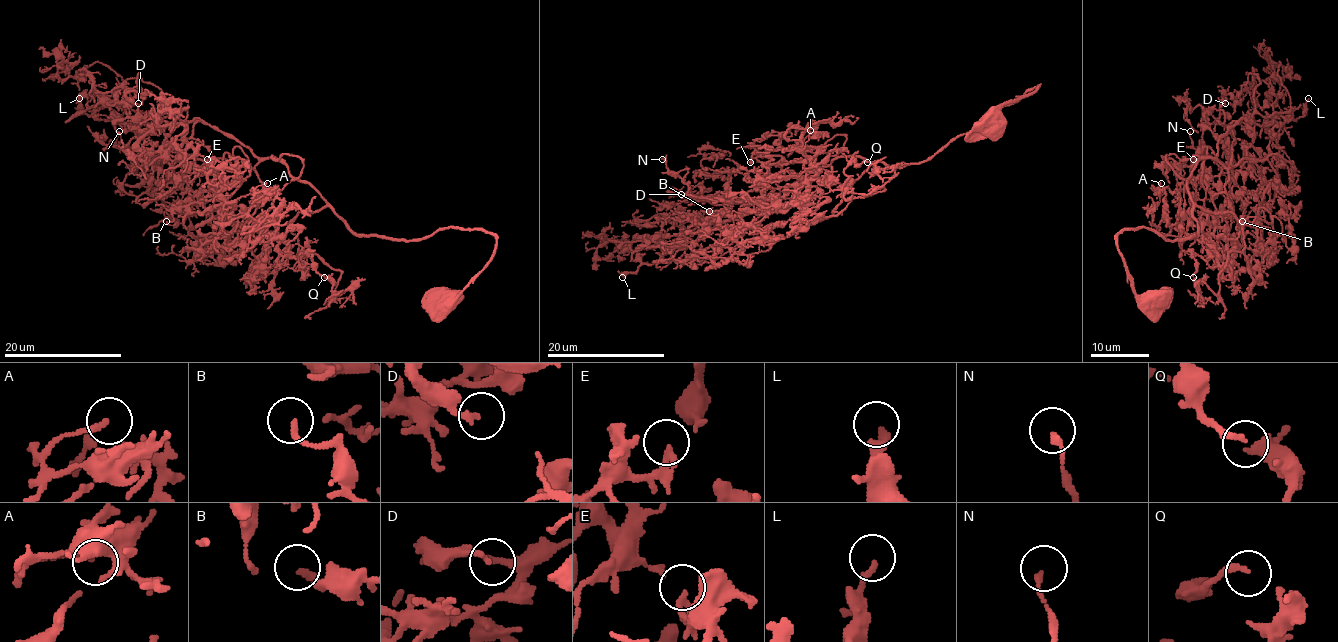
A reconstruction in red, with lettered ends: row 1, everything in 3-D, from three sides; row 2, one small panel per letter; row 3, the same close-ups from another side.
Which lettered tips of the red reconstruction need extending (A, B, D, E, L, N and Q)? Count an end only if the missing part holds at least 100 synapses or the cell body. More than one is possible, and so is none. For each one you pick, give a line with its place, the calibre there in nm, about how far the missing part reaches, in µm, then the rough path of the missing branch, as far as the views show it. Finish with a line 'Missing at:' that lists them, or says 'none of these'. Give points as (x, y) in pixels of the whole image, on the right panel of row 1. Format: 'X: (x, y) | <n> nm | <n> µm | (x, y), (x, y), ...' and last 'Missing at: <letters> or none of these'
L: (1308, 98) | 220 nm | 35 µm
Missing at: L

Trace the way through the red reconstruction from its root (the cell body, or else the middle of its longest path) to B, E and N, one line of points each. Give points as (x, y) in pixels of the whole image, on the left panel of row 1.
B: (449, 300), (490, 259), (491, 234), (361, 236), (329, 206), (287, 224), (235, 222), (229, 208), (166, 221)
E: (449, 300), (491, 234), (361, 236), (273, 158), (239, 167), (236, 146), (249, 174), (230, 187), (207, 159)
N: (449, 300), (490, 259), (491, 234), (361, 236), (283, 164), (205, 123), (147, 167), (119, 131)

